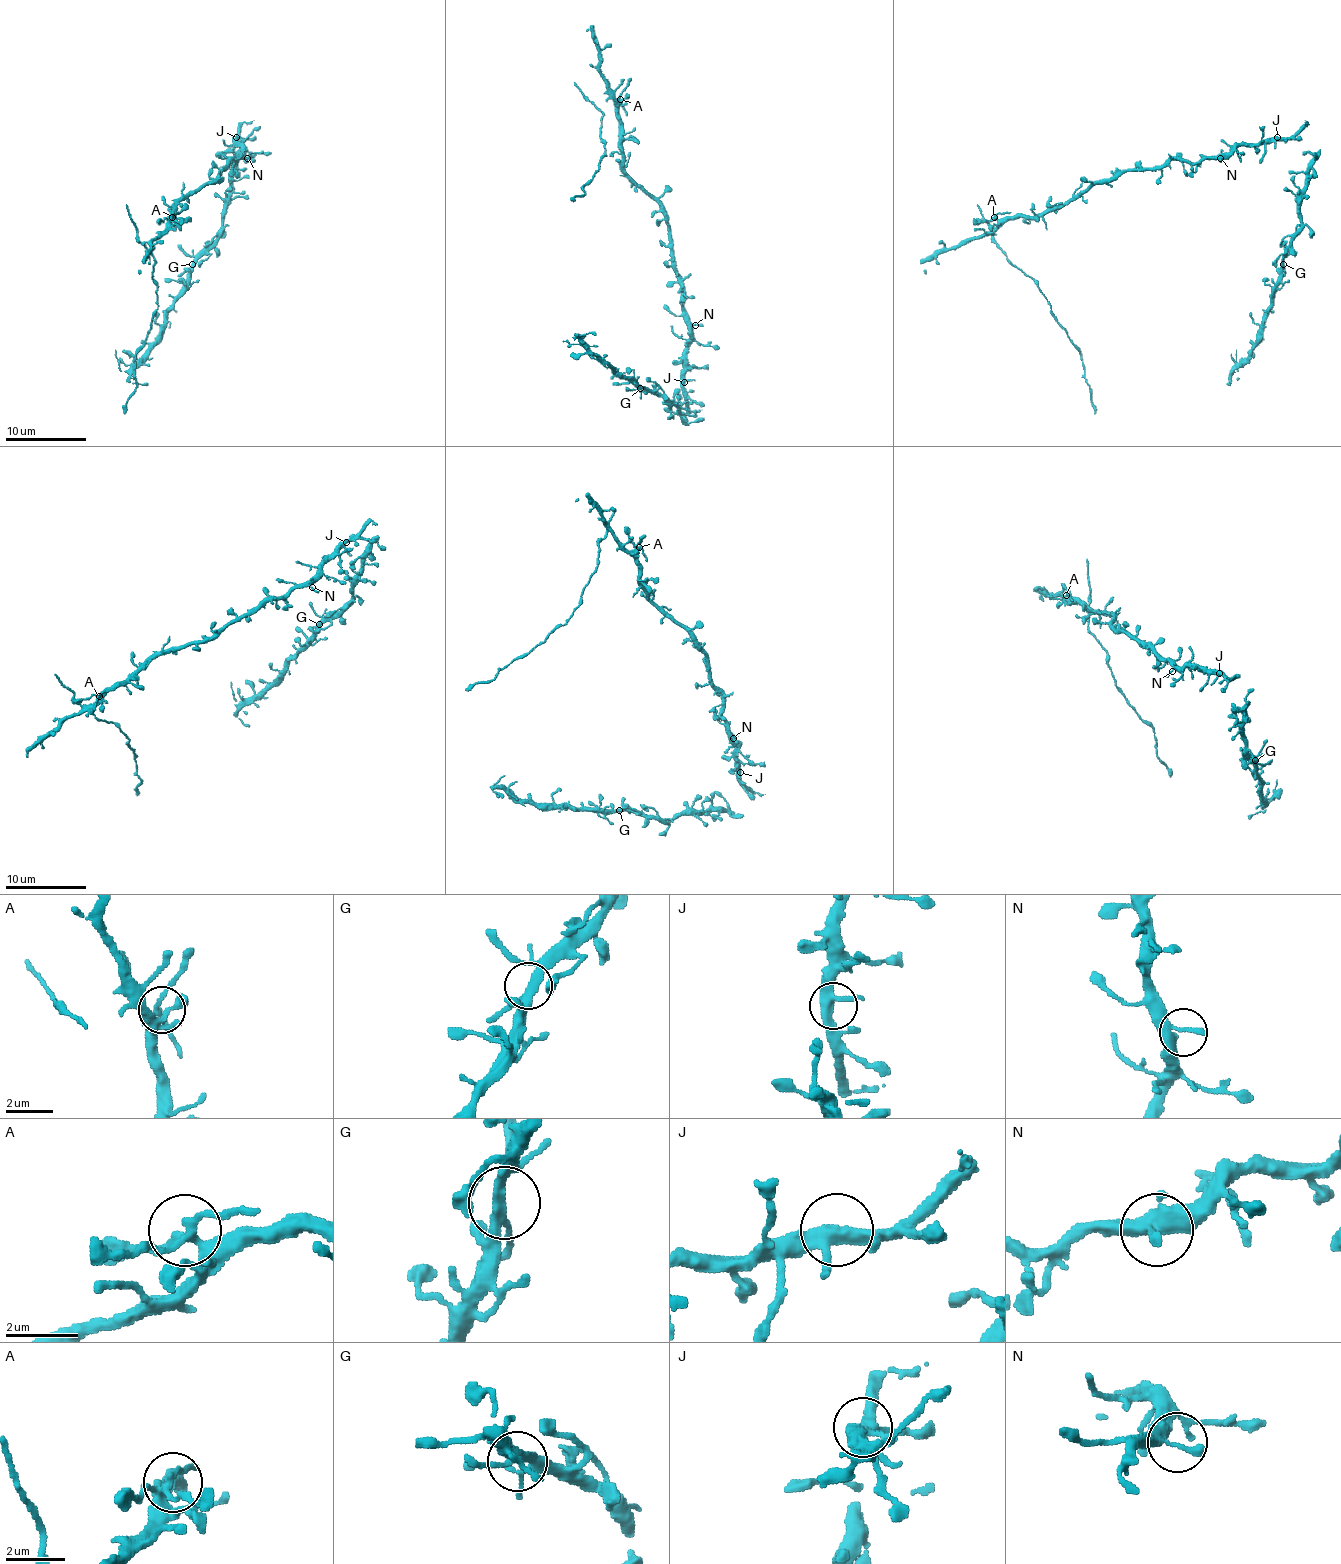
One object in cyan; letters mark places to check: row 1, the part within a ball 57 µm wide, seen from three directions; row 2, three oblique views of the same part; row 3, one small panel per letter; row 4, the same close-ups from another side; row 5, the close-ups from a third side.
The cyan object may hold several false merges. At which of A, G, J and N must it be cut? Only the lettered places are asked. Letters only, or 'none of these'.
none of these

